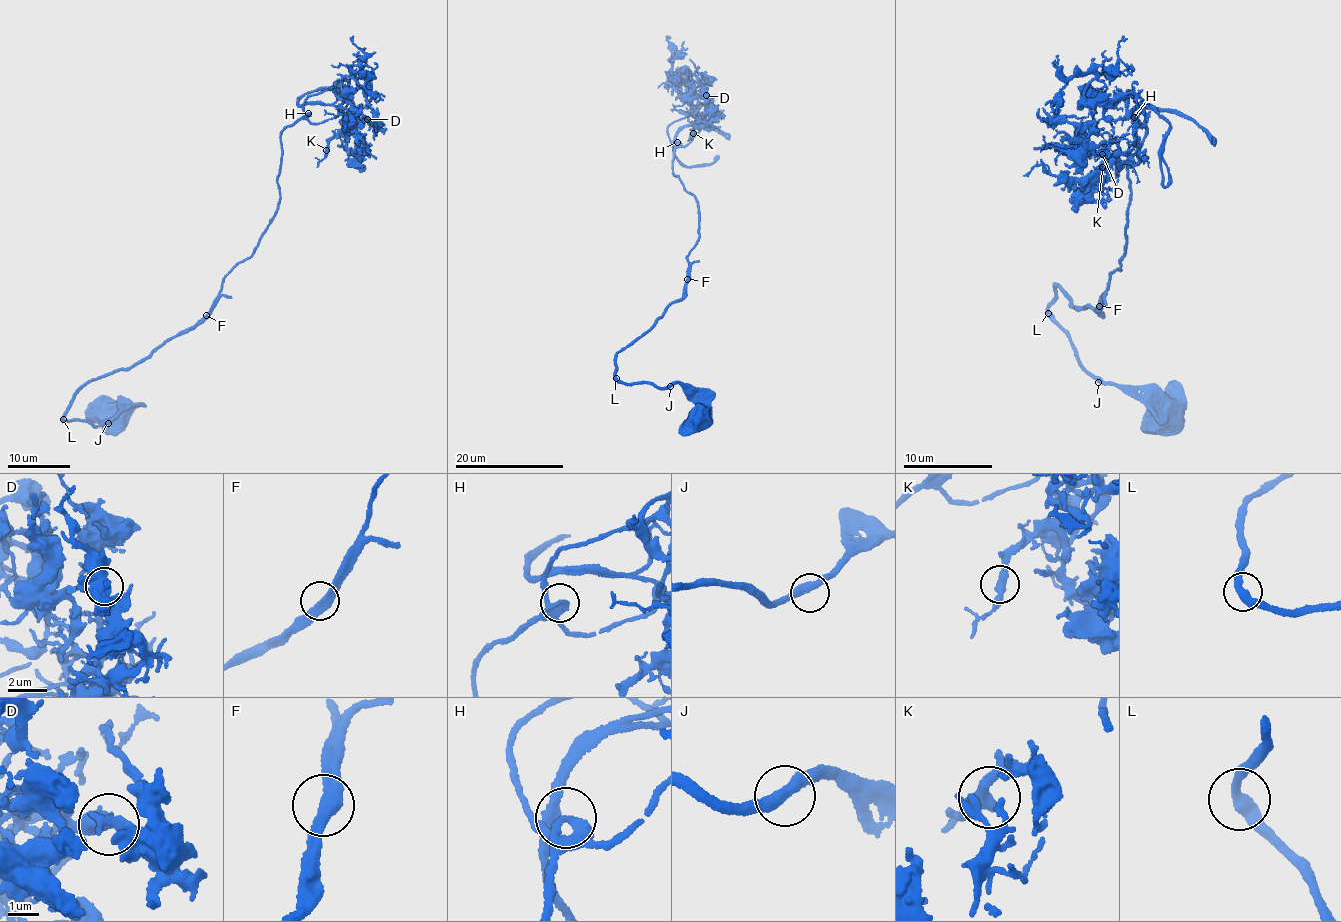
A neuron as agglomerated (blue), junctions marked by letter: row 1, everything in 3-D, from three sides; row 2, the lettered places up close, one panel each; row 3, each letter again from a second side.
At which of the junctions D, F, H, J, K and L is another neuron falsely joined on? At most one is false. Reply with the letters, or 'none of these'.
none of these

